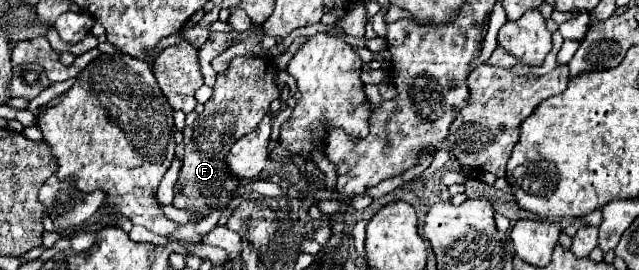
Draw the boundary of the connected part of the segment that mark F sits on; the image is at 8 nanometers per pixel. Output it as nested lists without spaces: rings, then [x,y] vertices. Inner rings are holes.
[[[236,57],[230,63],[228,73],[218,75],[214,95],[206,101],[204,111],[194,121],[194,137],[186,145],[180,177],[174,185],[174,207],[186,209],[188,213],[198,213],[202,219],[210,215],[208,209],[228,207],[232,193],[242,185],[242,181],[230,173],[224,159],[236,139],[258,127],[272,101],[280,95],[275,82],[276,69],[270,65],[272,61],[266,59]]]

